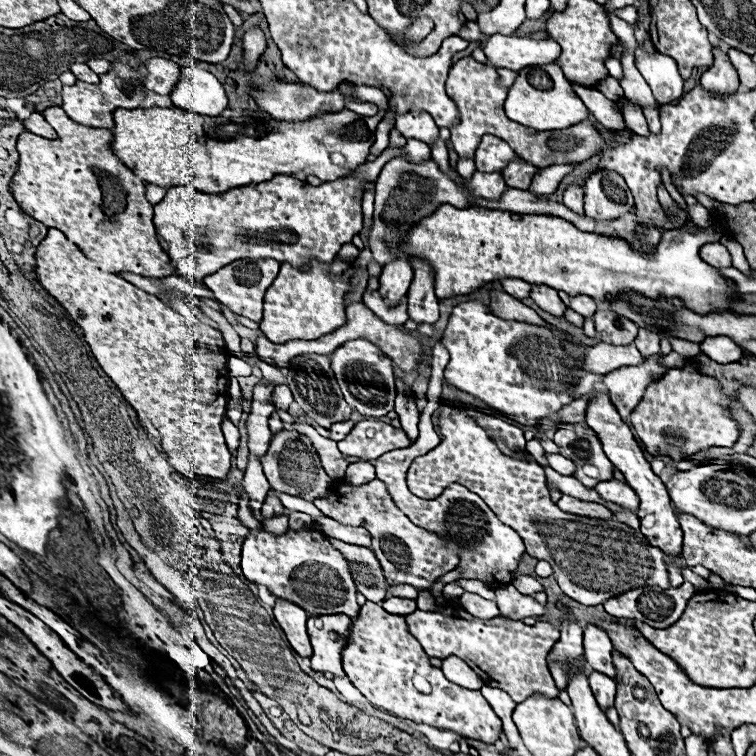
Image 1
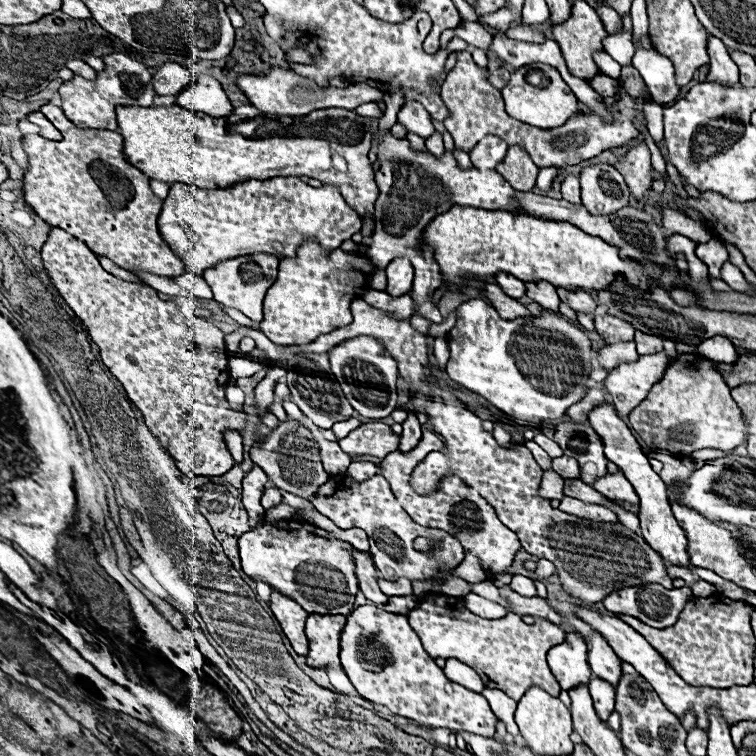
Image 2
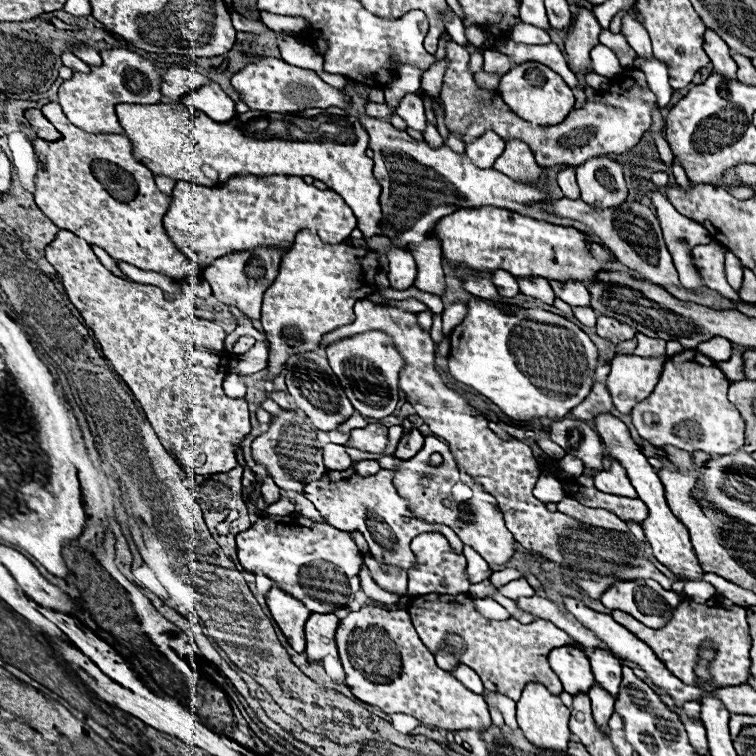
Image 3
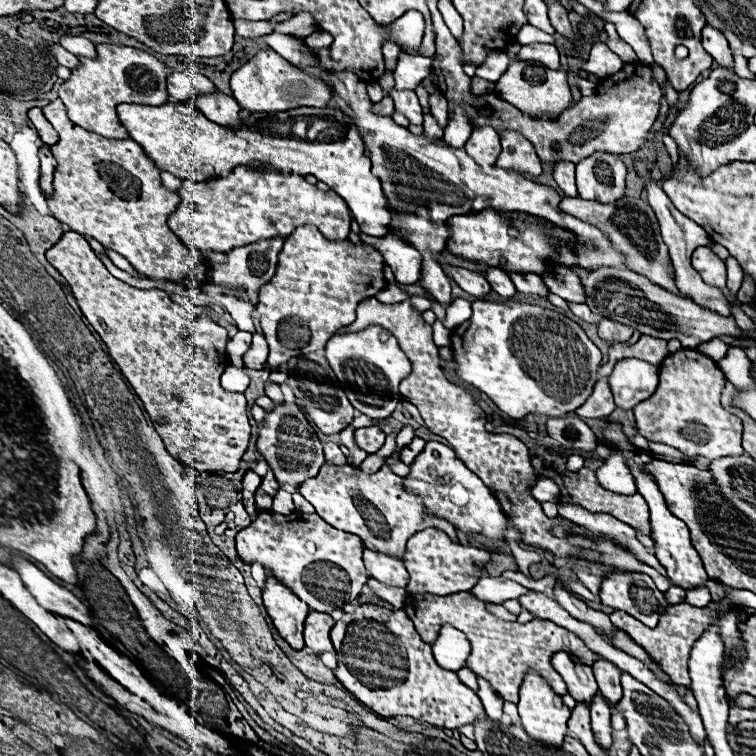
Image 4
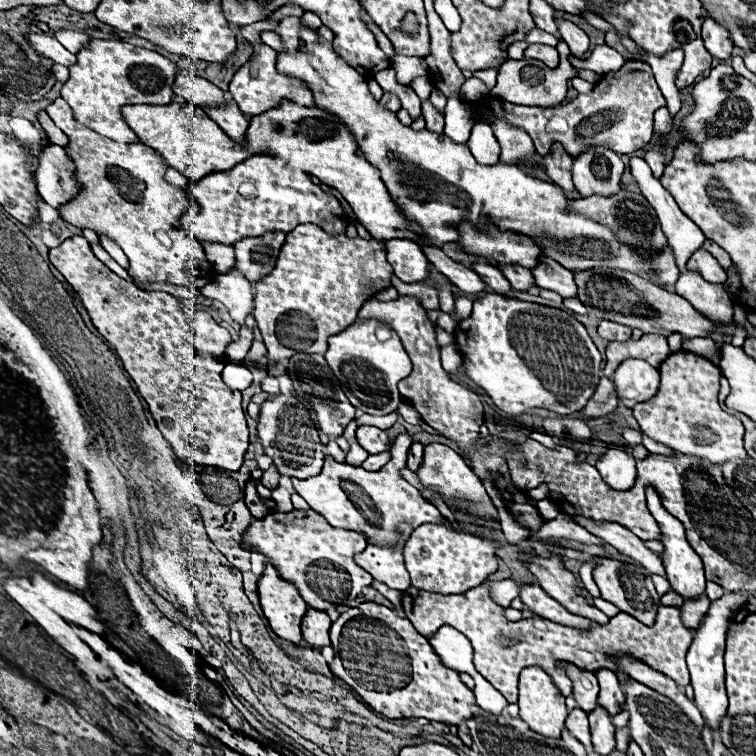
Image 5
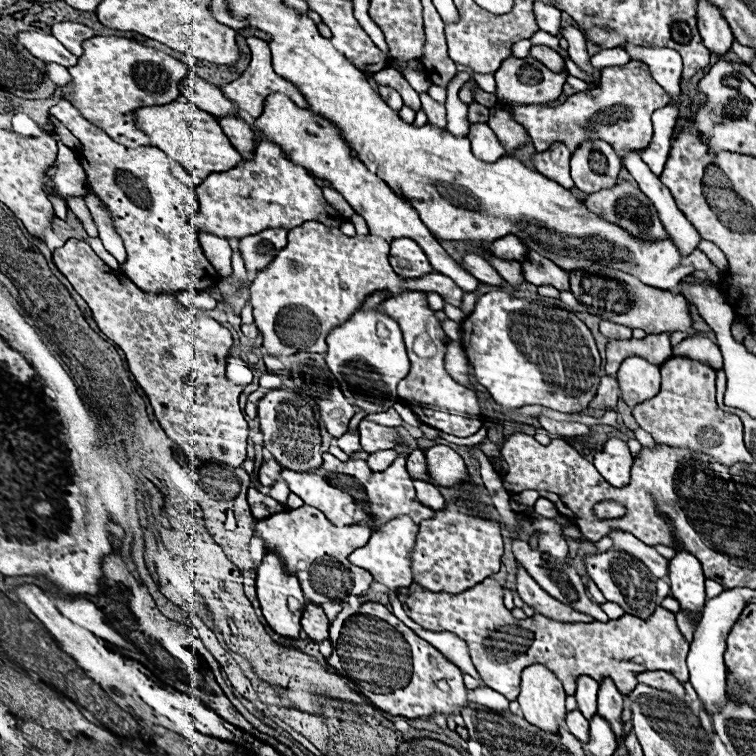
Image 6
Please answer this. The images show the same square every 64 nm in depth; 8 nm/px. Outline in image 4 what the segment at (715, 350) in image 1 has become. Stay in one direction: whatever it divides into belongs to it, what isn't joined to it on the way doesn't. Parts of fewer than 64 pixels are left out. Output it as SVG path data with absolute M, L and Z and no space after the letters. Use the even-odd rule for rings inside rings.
M716 338L716 340L708 340L706 344L702 344L702 346L698 346L696 350L700 350L702 354L706 354L708 358L712 358L714 362L718 362L718 360L722 360L726 354L728 354L728 344L726 342L722 342L720 338Z

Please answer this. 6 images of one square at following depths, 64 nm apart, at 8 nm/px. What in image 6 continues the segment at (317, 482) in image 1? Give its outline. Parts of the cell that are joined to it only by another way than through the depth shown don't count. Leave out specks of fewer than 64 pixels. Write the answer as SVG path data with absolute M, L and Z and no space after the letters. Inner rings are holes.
M280 388L270 390L258 402L258 418L260 418L260 432L264 434L264 448L272 452L276 462L294 472L314 472L322 464L320 454L320 428L318 420L314 418L314 408L294 390Z

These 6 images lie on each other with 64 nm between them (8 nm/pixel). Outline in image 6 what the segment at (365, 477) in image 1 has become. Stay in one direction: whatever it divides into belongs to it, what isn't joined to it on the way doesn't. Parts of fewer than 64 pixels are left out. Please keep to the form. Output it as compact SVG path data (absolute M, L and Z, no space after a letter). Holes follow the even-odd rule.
M388 450L388 452L374 452L368 456L366 464L372 470L380 470L380 468L388 468L388 464L392 464L392 460L396 458L396 450Z

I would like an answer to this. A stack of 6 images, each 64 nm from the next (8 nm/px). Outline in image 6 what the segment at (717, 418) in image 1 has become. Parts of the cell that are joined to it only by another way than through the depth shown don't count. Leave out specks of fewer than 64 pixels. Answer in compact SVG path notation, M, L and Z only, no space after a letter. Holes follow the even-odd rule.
M672 356L660 366L660 372L660 392L654 398L632 408L632 414L640 428L646 430L658 444L702 452L716 458L724 466L730 466L734 462L750 464L752 456L742 440L740 418L716 406L716 370L692 358Z

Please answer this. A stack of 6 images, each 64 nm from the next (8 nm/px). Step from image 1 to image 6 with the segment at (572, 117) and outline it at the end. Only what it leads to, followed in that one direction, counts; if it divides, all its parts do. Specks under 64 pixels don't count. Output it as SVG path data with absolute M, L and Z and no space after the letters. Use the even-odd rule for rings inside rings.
M510 56L504 60L504 64L496 70L496 98L516 102L516 104L548 104L552 100L558 100L562 96L562 86L568 76L567 70L564 72L553 72L544 68L538 60L528 58L514 58Z

